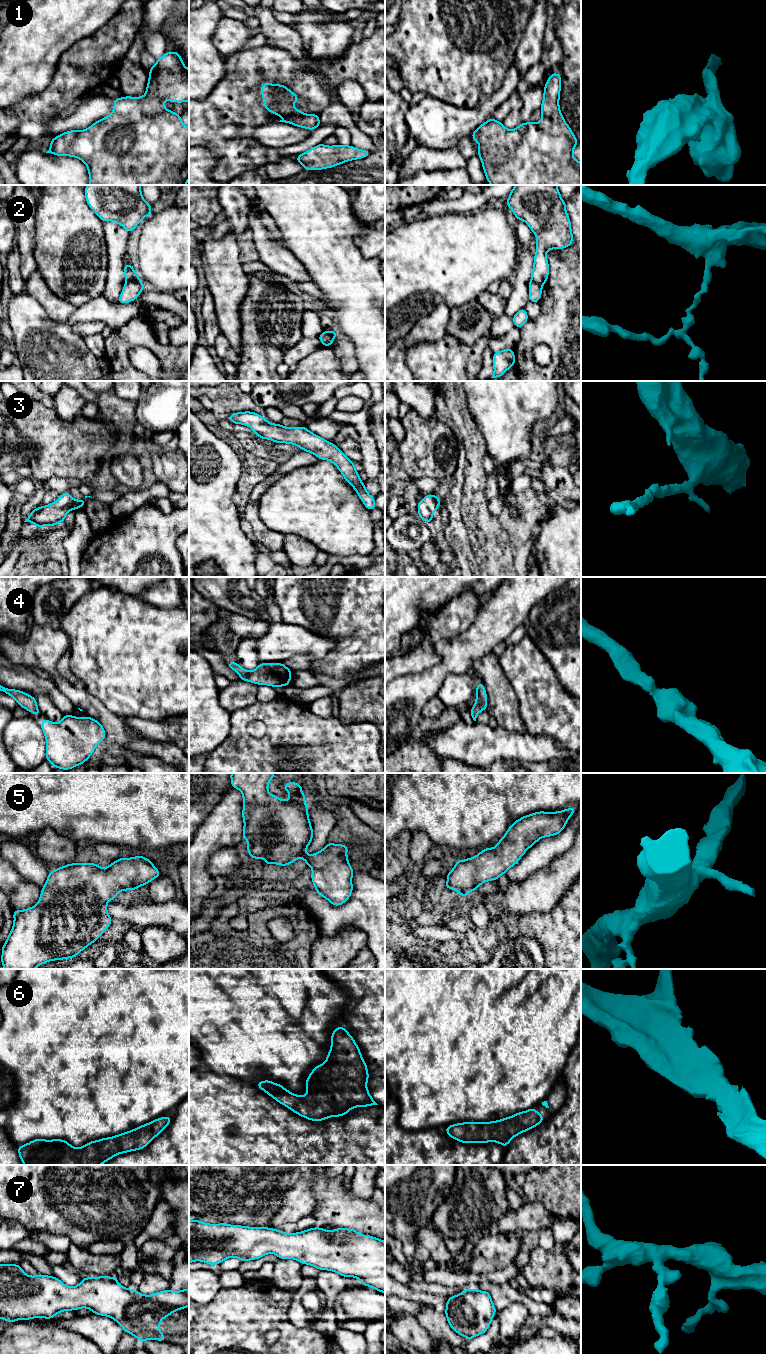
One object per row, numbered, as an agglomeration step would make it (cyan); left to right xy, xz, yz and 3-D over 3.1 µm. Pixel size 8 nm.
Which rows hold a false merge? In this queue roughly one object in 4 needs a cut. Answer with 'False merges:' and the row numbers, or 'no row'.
False merges: 2

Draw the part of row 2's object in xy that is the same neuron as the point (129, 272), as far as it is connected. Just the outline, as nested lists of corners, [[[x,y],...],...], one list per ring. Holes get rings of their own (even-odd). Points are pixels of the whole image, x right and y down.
[[[132,263],[129,265],[124,264],[124,276],[126,283],[140,280],[139,276],[135,273]]]

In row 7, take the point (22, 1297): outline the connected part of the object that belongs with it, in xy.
[[[0,1264],[0,1318],[9,1323],[33,1318],[51,1319],[62,1311],[88,1308],[94,1314],[114,1319],[124,1330],[140,1342],[165,1341],[160,1322],[171,1313],[189,1306],[189,1289],[178,1292],[165,1290],[144,1295],[123,1287],[114,1276],[86,1277],[75,1287],[69,1287],[54,1276],[28,1276],[17,1264]]]

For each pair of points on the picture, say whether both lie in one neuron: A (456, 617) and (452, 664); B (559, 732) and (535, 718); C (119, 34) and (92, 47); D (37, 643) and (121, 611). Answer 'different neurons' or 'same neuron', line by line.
A: different neurons
B: same neuron
C: same neuron
D: different neurons

